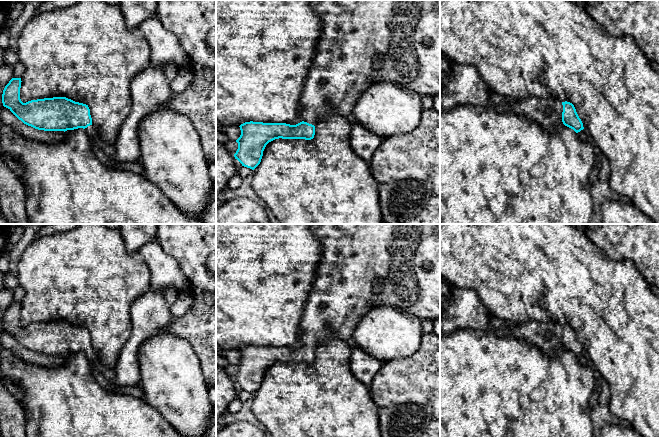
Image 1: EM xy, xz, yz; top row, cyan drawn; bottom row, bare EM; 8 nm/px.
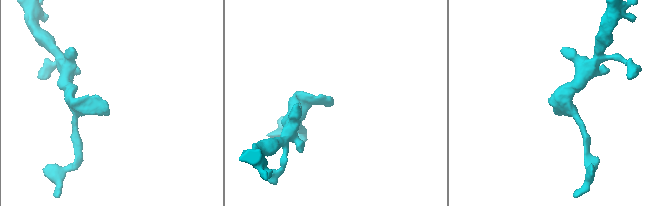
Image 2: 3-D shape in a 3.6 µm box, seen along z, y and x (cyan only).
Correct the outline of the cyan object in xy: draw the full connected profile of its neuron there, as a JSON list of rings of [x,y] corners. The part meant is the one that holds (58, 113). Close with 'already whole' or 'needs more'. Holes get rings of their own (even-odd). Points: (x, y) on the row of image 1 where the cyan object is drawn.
[[[12,78],[2,94],[3,106],[8,108],[24,124],[44,131],[67,131],[83,128],[91,141],[100,139],[99,131],[92,124],[88,105],[66,97],[53,97],[31,100],[23,103],[20,99],[21,78]]] | needs more

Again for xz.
[[[309,0],[309,3],[321,19],[322,31],[297,107],[302,121],[296,125],[253,121],[241,124],[234,157],[252,170],[260,164],[269,142],[279,138],[311,140],[314,125],[319,121],[333,116],[351,118],[357,101],[375,82],[396,82],[421,96],[440,94],[440,0]]] | needs more

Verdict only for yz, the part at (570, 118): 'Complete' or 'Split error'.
Split error

